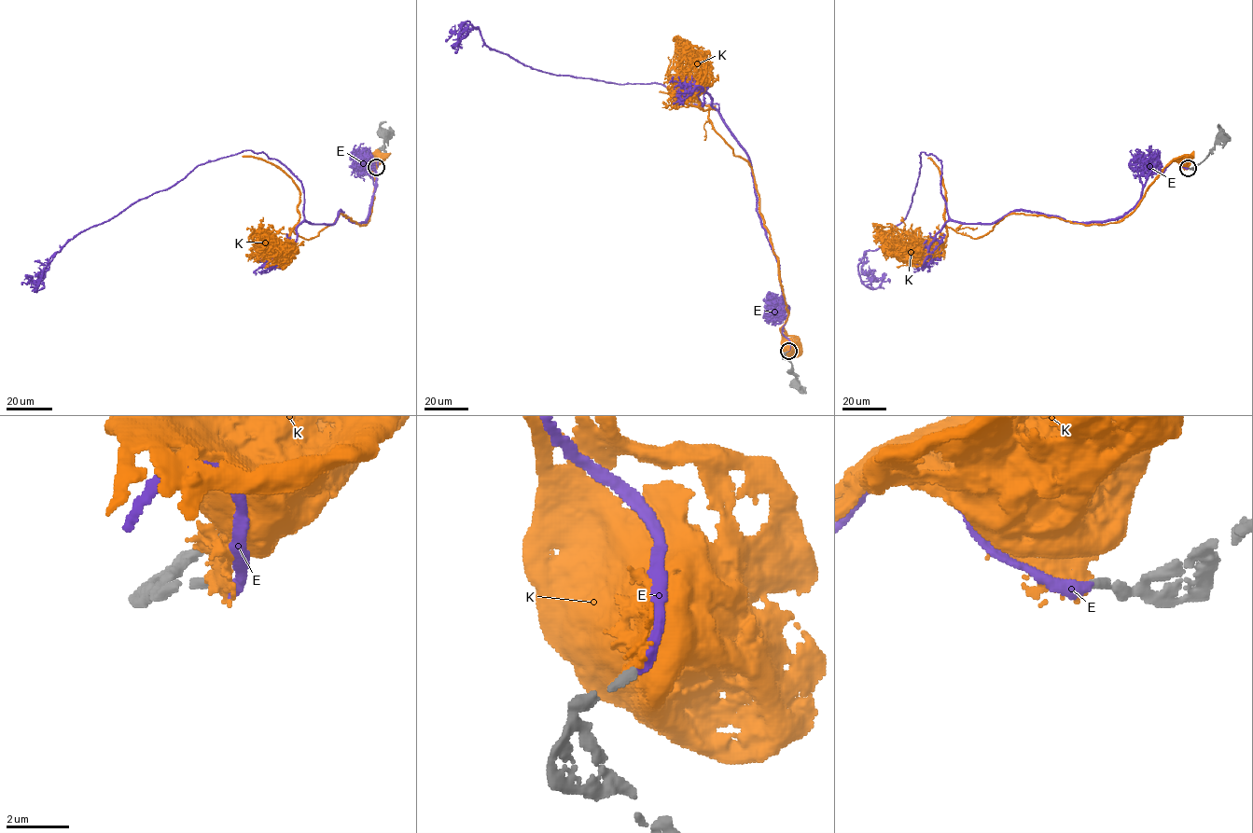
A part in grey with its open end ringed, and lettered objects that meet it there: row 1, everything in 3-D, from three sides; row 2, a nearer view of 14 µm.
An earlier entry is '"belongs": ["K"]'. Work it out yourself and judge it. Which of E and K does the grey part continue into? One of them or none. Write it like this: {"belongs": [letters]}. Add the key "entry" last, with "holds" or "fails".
{"belongs": ["E"], "entry": "fails"}

